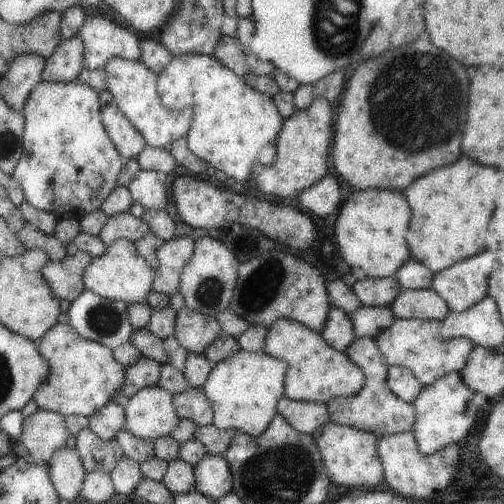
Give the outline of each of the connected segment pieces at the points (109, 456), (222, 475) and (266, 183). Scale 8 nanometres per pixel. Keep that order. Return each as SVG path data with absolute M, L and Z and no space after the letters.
M89 428L78 432L76 437L76 450L83 462L85 470L109 473L124 457L116 439L104 440L96 436Z
M204 455L194 467L196 491L212 501L233 492L233 473L223 456Z
M319 98L309 107L298 109L285 118L280 135L277 136L277 156L269 165L254 166L251 180L264 194L282 200L296 198L304 190L325 177L328 172L328 156L332 142L332 106Z

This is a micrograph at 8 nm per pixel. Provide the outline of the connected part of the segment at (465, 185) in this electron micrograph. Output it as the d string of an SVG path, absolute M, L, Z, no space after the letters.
M466 156L414 180L414 184L404 190L410 208L414 208L414 220L410 220L405 238L412 258L437 273L458 260L466 260L466 256L474 256L474 252L482 252L482 228L486 228L486 220L490 220L494 188L498 188L498 172Z

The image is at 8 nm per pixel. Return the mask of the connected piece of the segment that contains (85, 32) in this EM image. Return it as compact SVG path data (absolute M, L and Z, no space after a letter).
M89 12L77 35L85 43L85 68L102 69L112 57L131 61L138 61L140 58L138 36L110 20L104 20L96 12Z

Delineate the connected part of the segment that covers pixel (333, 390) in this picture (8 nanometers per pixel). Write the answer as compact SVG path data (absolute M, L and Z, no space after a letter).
M284 317L272 323L267 329L261 350L289 364L284 396L290 400L326 404L328 399L334 397L355 395L365 386L365 373L356 362L351 361L345 352L328 344L321 333L314 332L294 319Z

